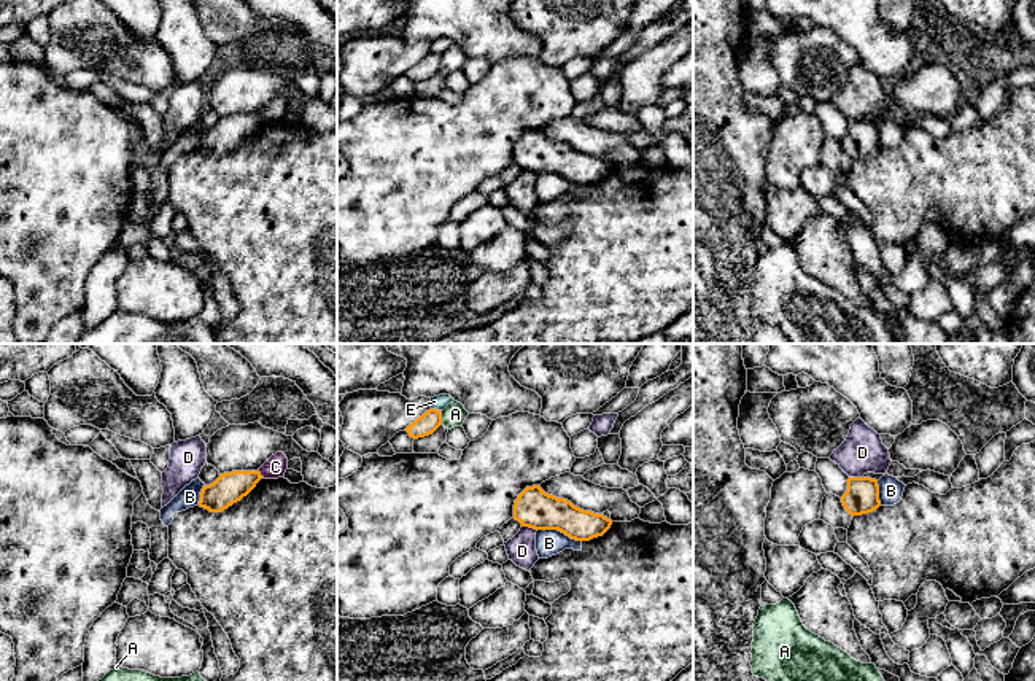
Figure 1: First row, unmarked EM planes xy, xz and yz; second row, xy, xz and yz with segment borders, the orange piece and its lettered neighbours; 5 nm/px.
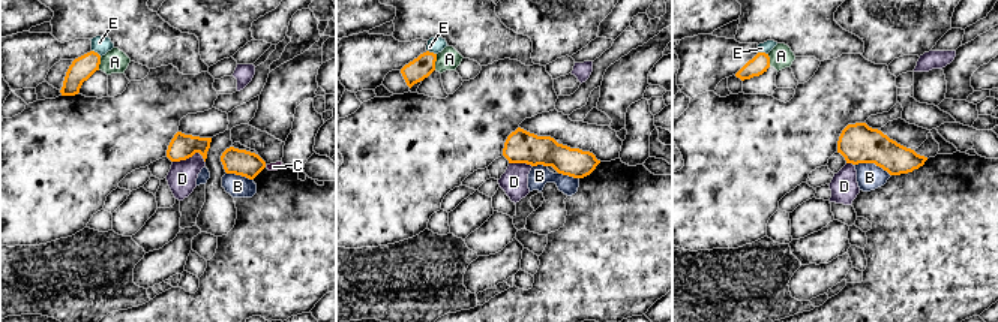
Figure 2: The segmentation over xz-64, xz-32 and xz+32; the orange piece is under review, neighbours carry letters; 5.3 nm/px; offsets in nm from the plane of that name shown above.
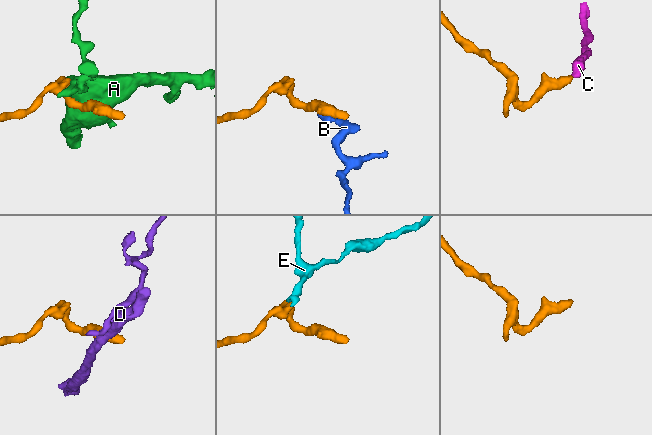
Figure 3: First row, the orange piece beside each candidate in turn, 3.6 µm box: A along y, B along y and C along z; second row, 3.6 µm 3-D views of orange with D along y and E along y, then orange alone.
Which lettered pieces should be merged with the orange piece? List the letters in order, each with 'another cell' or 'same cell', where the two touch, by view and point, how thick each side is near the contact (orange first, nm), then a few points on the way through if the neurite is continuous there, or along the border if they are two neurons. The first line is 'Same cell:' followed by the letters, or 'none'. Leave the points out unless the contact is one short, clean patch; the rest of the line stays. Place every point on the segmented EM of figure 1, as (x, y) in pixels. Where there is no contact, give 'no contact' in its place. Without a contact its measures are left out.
Same cell: none
A: another cell; contact xz (441, 417); calibres 110 and 120 nm
B: another cell; contact xz (560, 530); calibres 200 and 130 nm; border xz (538, 529), (557, 529), (581, 541)
C: another cell; contact xy (259, 474); calibres 160 and 110 nm; border xy (258, 471), (263, 476)
D: another cell; contact xz (530, 527); calibres 200 and 140 nm; border xz (522, 525), (536, 530)
E: another cell; contact xz (436, 409); calibres 110 and 70 nm; border xz (431, 408), (439, 411)

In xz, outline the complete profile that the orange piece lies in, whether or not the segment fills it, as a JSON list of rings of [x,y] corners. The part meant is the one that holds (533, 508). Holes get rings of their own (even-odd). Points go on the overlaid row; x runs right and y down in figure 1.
[[[541,485],[526,487],[514,504],[514,519],[534,530],[558,530],[576,541],[603,536],[612,520],[583,511],[564,498],[545,493]]]

